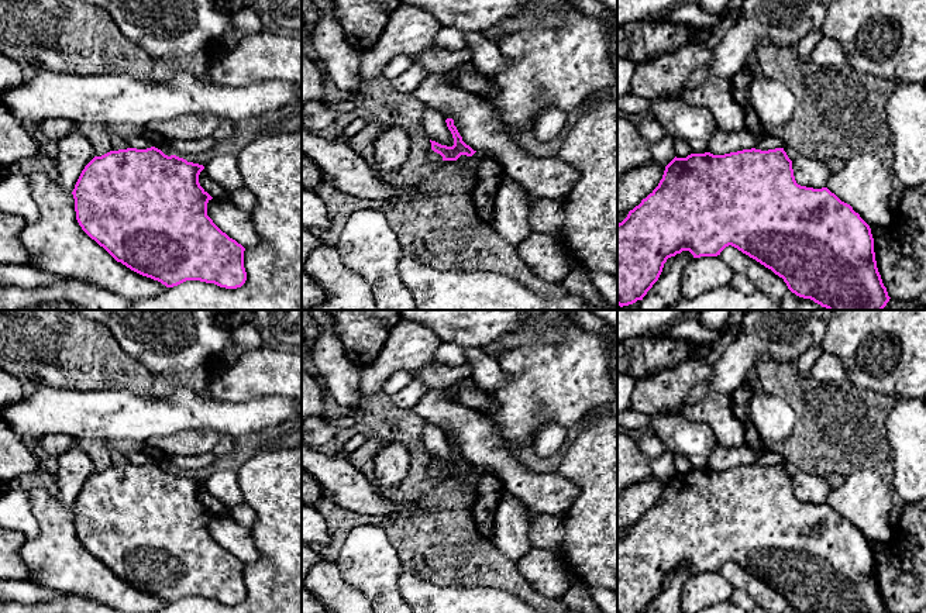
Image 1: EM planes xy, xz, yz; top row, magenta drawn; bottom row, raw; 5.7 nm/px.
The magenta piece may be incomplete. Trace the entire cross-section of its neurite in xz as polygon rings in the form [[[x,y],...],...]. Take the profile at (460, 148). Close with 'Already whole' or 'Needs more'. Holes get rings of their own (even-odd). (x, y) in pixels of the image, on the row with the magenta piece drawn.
[[[452,118],[445,120],[448,130],[452,134],[454,145],[447,147],[441,145],[436,141],[431,141],[431,149],[443,156],[443,161],[457,161],[461,155],[472,156],[476,151],[474,151],[469,145],[462,141],[457,127],[454,125]]]. Already whole

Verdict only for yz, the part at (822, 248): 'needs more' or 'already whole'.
already whole

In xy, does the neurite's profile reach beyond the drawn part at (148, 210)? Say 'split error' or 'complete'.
complete

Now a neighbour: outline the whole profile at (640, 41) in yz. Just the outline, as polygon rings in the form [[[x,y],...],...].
[[[664,17],[646,18],[617,28],[617,56],[638,65],[708,37],[708,28],[671,23]]]

